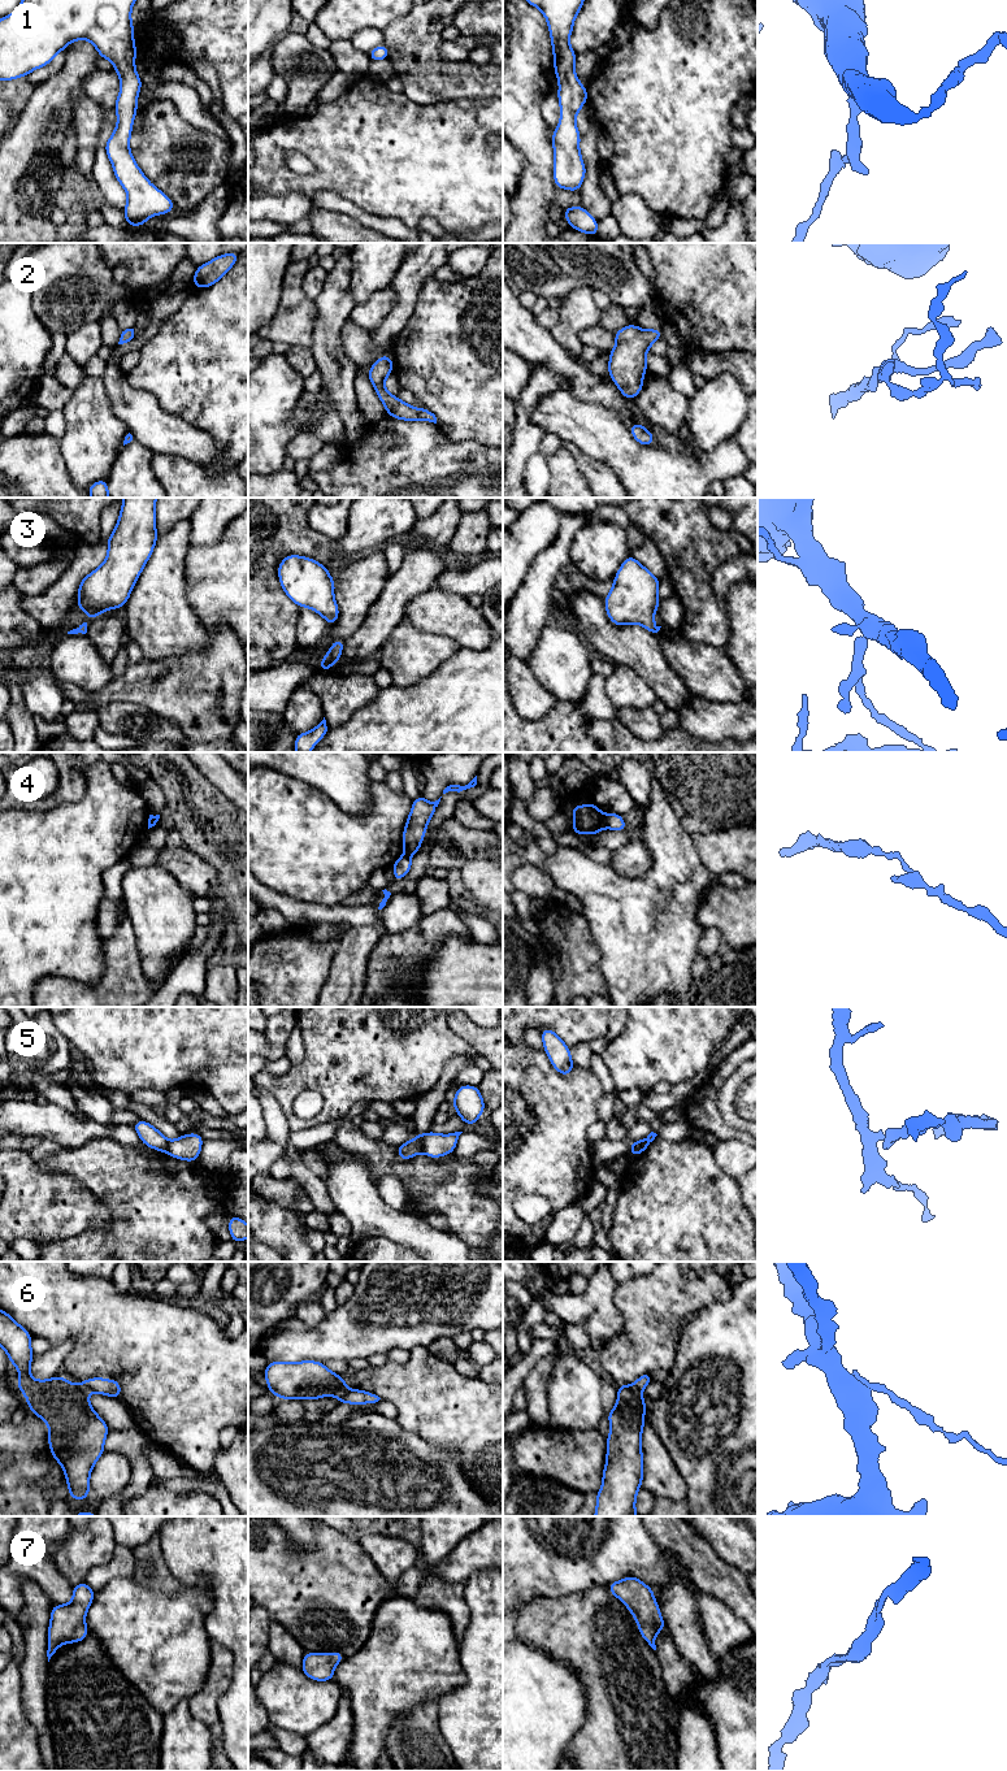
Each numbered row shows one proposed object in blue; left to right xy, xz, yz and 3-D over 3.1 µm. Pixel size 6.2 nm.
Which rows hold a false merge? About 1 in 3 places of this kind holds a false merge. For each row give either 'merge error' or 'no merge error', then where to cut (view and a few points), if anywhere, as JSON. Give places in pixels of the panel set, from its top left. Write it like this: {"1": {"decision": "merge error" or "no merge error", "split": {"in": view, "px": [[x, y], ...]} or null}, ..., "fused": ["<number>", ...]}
{"1": {"decision": "no merge error", "split": null}, "2": {"decision": "no merge error", "split": null}, "3": {"decision": "no merge error", "split": null}, "4": {"decision": "merge error", "split": {"in": "yz", "px": [[604, 815], [606, 827]]}}, "5": {"decision": "merge error", "split": {"in": "xz", "px": [[421, 1134], [422, 1151]]}}, "6": {"decision": "merge error", "split": {"in": "xy", "px": [[79, 1384], [89, 1392]]}}, "7": {"decision": "no merge error", "split": null}, "fused": ["4", "5", "6"]}

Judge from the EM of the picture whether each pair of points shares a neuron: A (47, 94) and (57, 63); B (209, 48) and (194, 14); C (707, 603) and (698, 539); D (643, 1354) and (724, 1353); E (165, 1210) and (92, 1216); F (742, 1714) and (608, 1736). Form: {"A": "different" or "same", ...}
{"A": "different", "B": "same", "C": "same", "D": "different", "E": "different", "F": "different"}

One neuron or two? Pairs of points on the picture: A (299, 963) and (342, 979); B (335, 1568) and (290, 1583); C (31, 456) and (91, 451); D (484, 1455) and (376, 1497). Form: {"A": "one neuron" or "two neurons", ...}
{"A": "two neurons", "B": "one neuron", "C": "two neurons", "D": "two neurons"}

